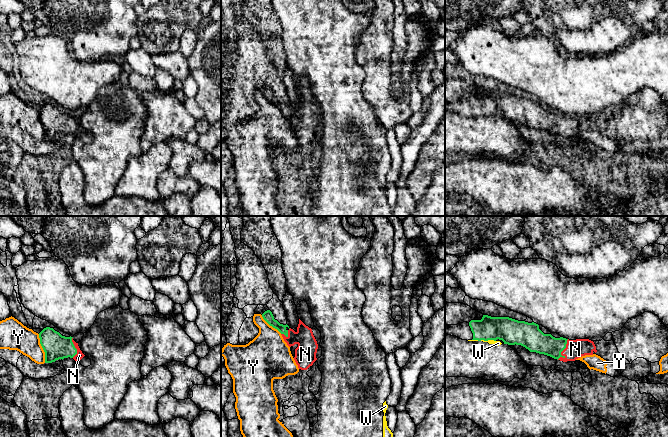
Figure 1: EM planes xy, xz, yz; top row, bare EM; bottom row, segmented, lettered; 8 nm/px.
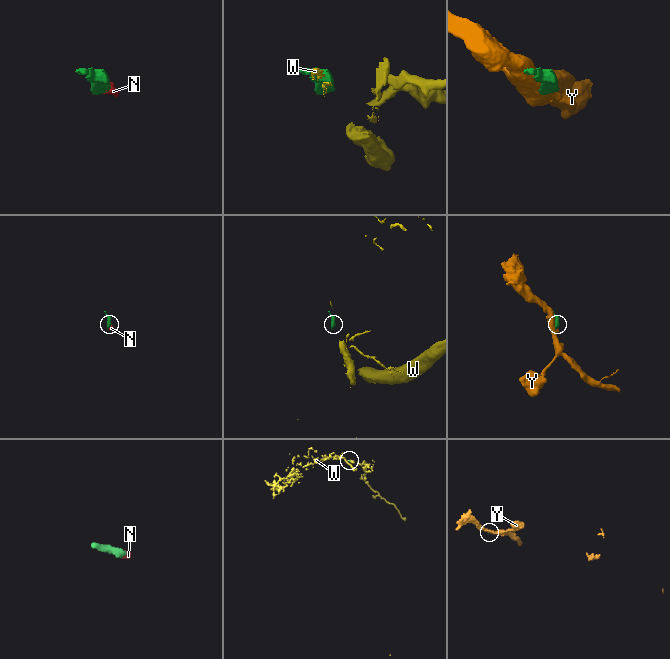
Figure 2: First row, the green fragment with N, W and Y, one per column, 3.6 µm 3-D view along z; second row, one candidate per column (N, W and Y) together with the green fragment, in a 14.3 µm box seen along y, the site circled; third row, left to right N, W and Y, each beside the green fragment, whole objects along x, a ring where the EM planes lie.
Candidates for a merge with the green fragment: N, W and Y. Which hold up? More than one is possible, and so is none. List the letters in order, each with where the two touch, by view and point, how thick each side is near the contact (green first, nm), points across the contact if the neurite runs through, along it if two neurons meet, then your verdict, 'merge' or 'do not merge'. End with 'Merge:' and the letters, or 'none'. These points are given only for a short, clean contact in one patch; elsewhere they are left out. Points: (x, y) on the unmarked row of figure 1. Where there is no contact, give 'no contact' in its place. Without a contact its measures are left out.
N: yz (564, 124) | 180/150 nm | across yz (534, 116), (556, 124), (564, 124), (575, 125) | merge
W: yz (488, 115) | 200/40 nm | along yz (480, 116), (495, 117) | do not merge
Y: xy (42, 123) | 200/220 nm | do not merge
Merge: N

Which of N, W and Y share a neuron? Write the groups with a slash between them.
N / W / Y

